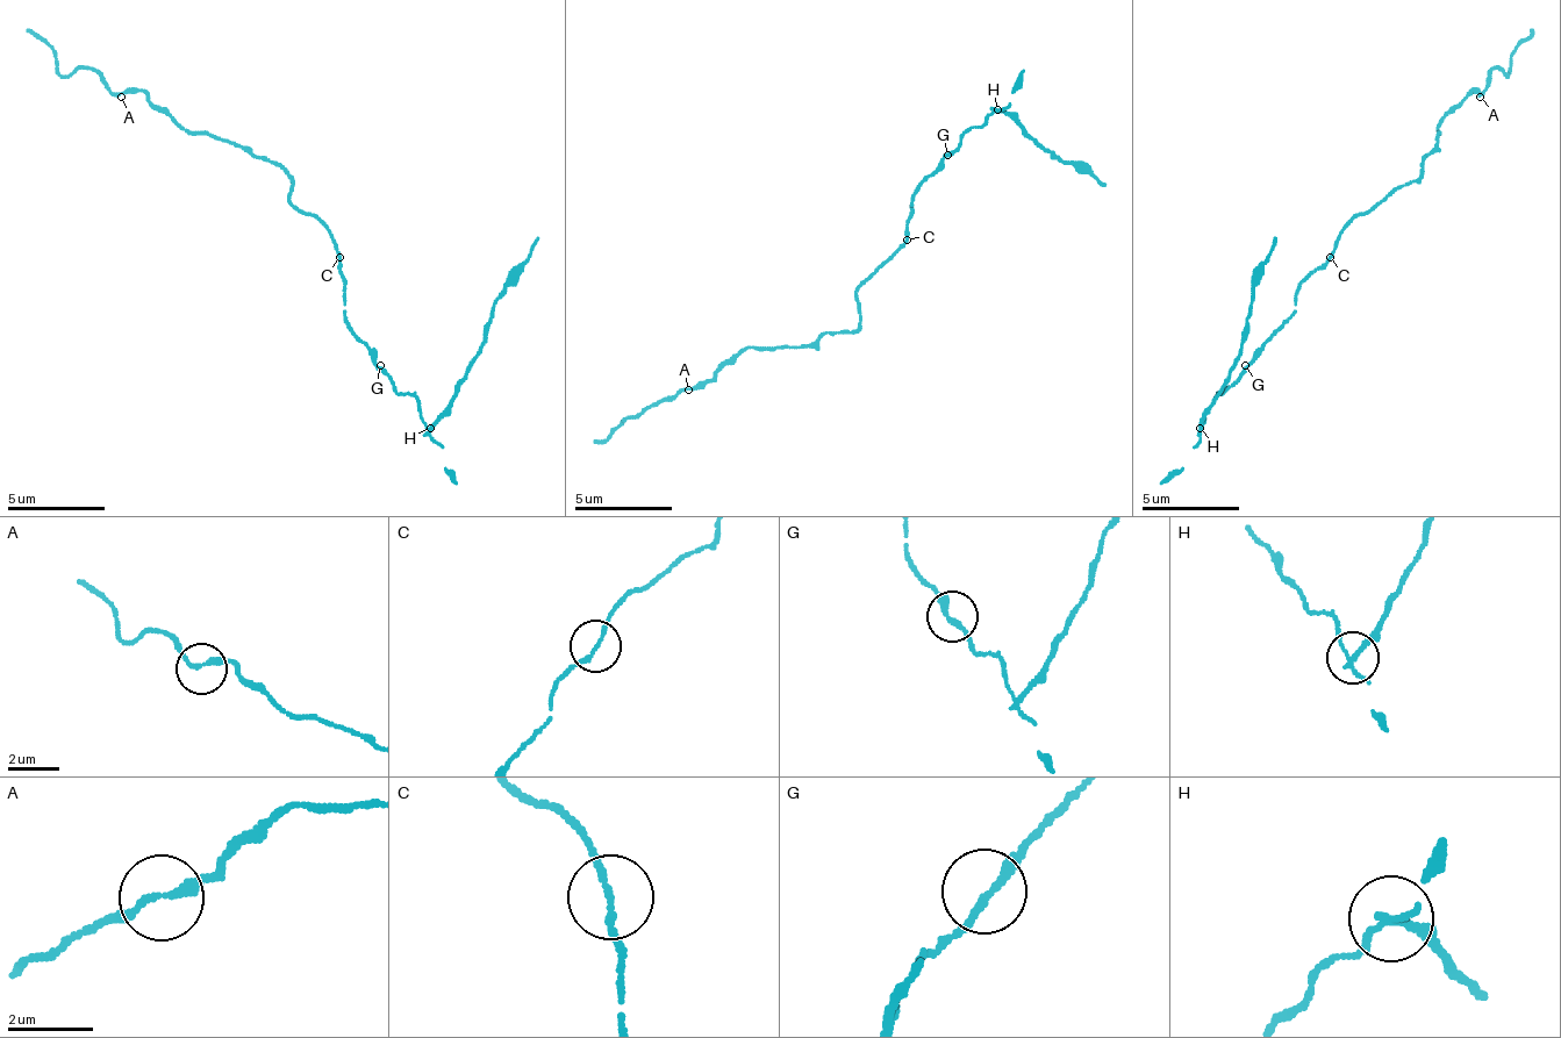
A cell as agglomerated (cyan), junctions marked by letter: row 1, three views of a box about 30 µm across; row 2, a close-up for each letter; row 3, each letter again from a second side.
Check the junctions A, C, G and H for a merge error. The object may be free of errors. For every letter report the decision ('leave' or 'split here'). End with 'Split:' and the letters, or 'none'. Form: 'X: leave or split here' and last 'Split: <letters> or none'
A: leave
C: leave
G: leave
H: split here
Split: H

